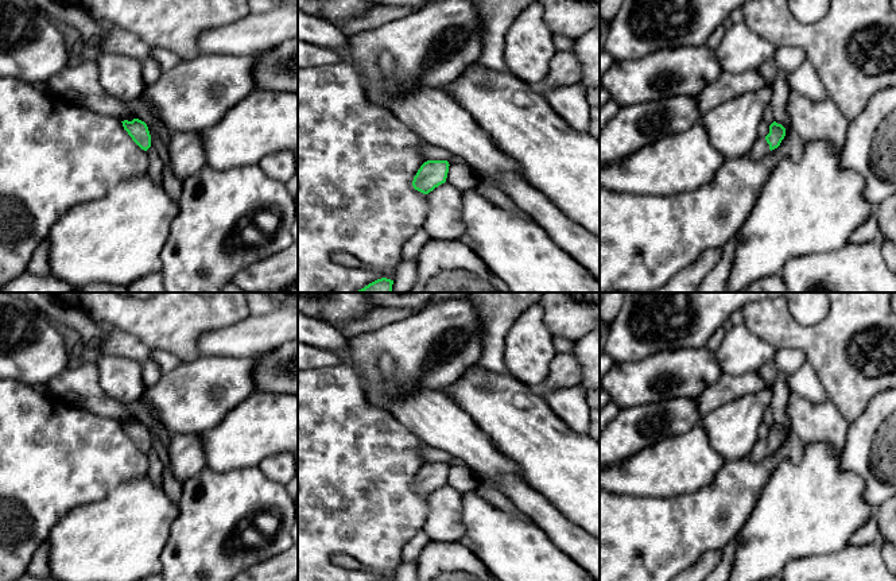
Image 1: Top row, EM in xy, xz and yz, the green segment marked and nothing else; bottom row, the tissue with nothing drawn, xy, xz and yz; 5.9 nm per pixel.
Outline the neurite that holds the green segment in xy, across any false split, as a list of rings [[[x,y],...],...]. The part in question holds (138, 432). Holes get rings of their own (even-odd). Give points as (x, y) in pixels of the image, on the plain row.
[[[133,421],[132,423],[121,423],[124,431],[132,439],[132,442],[144,453],[151,449],[151,437],[144,423]]]

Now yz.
[[[773,423],[769,427],[769,435],[765,439],[759,439],[755,445],[750,460],[757,462],[765,458],[772,452],[777,450],[786,438],[786,430],[781,426]]]

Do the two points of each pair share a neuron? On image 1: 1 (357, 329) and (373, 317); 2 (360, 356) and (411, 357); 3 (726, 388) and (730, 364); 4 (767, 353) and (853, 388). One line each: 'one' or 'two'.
1: one
2: one
3: two
4: two

